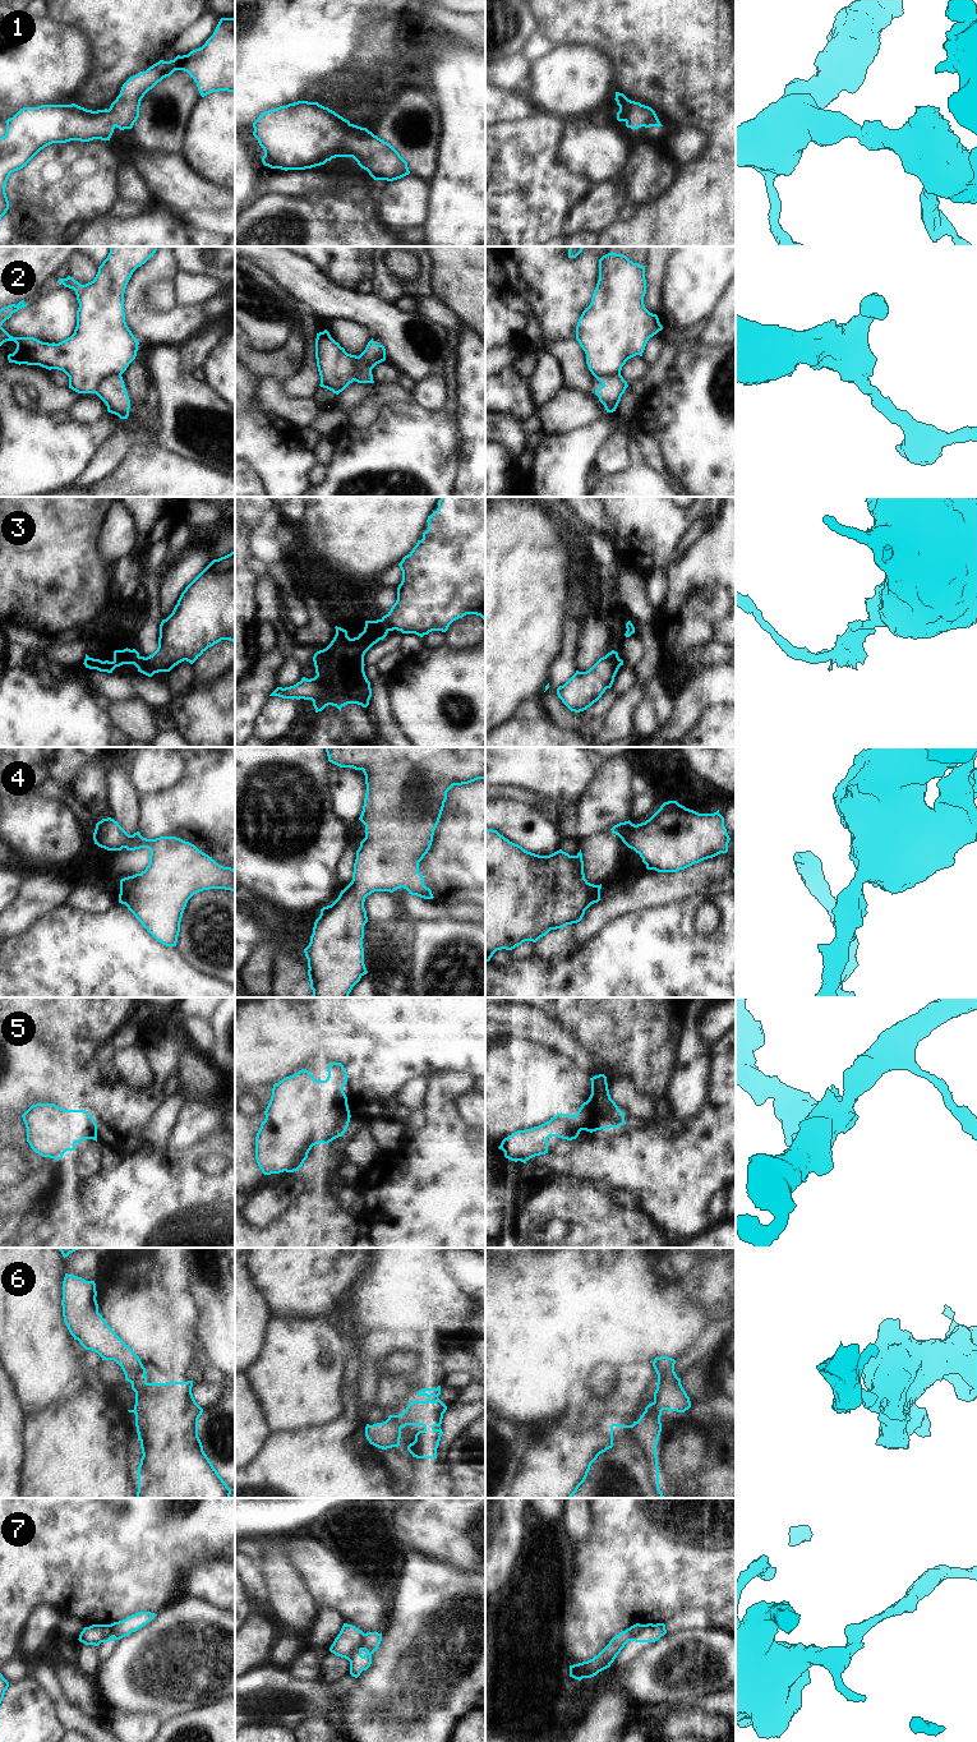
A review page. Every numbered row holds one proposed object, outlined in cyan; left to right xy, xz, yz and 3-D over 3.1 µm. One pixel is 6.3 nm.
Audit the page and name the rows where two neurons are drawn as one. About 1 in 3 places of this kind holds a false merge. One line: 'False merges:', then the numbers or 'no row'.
False merges: 2, 3, 7

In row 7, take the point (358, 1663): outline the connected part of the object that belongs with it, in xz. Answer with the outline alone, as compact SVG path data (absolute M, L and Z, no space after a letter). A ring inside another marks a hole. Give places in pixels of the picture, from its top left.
M367 1632L364 1640L358 1650L352 1654L350 1662L350 1674L355 1678L360 1676L363 1670L367 1670L372 1664L372 1654L378 1649L382 1641L382 1633Z

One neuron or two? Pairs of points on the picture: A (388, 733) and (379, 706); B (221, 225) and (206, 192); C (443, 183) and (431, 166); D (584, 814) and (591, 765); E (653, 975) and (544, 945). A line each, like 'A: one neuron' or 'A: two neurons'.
A: one neuron
B: two neurons
C: two neurons
D: two neurons
E: two neurons

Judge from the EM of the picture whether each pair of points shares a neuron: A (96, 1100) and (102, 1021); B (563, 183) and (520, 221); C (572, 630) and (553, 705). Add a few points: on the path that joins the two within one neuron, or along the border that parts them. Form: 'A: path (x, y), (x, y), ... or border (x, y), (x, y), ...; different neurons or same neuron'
A: border (105, 1049), (109, 1051); different neurons
B: path (553, 189), (530, 211); same neuron
C: path (570, 649), (566, 663), (553, 686); same neuron

